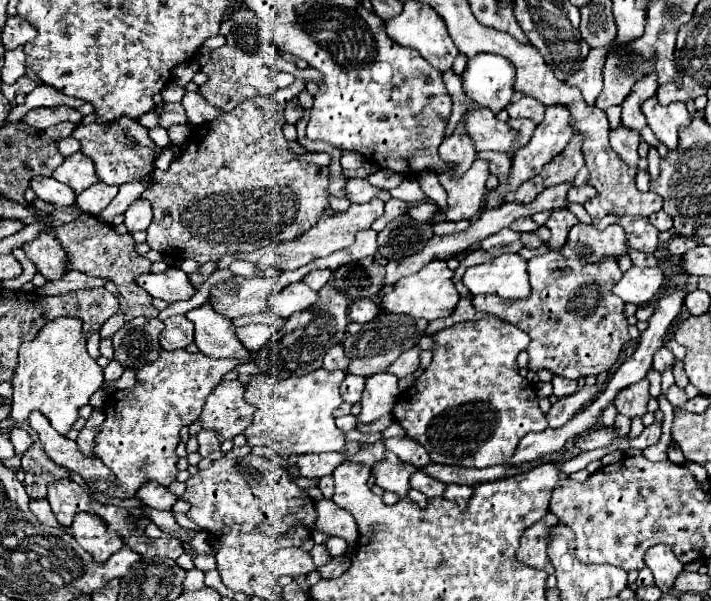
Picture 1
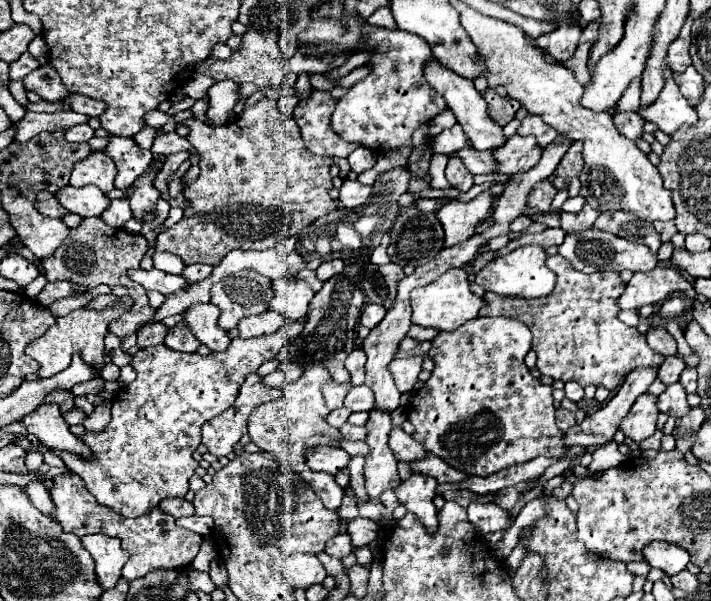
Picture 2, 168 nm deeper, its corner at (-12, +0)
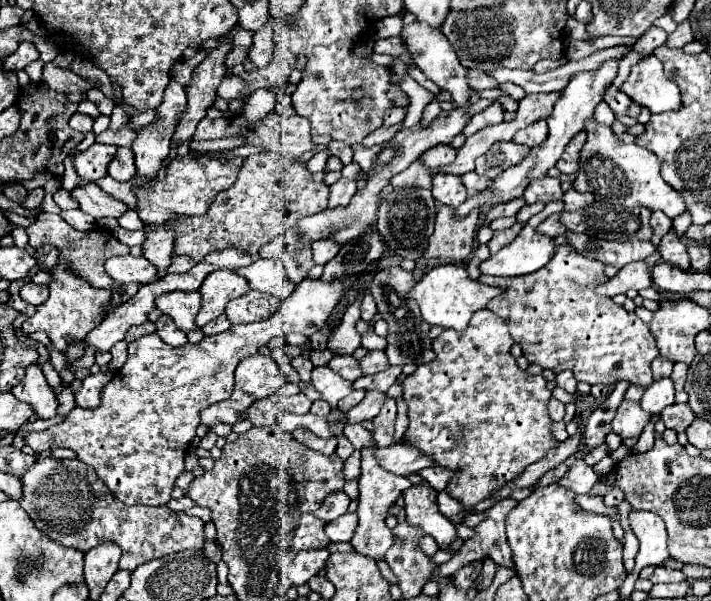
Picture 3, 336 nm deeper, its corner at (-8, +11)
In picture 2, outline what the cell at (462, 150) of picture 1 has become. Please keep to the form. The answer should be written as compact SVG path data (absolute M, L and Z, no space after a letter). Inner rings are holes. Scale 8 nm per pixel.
M450 156L450 160L448 160L448 166L446 166L446 178L448 178L448 182L454 186L454 188L458 188L458 190L462 190L462 192L466 192L466 190L470 190L472 188L472 184L474 184L474 174L470 174L468 172L468 168L464 166L464 162L460 160L460 156Z

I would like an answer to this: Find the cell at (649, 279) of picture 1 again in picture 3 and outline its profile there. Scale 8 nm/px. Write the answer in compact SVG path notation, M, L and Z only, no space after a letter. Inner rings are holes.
M636 261L636 263L628 263L624 265L612 279L608 279L604 285L596 287L598 295L606 295L606 297L614 297L618 293L626 293L628 289L646 289L652 285L652 275L650 275L650 267L644 261Z

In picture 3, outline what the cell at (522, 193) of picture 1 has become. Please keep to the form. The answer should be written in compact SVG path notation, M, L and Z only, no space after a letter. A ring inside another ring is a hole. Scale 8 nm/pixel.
M546 177L544 181L532 181L532 185L528 185L528 189L524 191L524 199L528 205L542 201L560 201L562 199L562 189L560 189L560 179L554 177Z

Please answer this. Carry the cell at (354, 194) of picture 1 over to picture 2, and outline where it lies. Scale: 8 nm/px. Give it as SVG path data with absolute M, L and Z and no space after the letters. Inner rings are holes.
M346 178L342 188L340 188L340 202L346 208L356 208L356 206L366 204L370 194L372 194L372 186L366 186L366 184L358 182L358 180L348 180Z

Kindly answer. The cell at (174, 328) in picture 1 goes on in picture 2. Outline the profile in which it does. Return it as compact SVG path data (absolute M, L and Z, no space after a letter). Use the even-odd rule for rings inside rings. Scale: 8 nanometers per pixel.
M180 322L168 330L164 344L172 350L178 350L178 352L196 352L200 346L200 340L196 340L192 330L184 322Z

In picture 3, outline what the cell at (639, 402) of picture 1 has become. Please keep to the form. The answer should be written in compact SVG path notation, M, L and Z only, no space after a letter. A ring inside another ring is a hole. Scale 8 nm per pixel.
M624 399L616 411L616 417L612 419L612 431L622 439L640 437L648 421L650 421L650 413L644 413L638 401Z

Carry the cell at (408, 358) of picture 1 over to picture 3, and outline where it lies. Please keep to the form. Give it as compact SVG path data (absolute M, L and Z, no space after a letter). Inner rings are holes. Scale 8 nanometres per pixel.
M390 365L388 369L376 373L376 375L364 375L362 379L354 381L354 389L364 389L364 391L380 391L386 393L390 385L396 383L398 375L402 373L402 367Z

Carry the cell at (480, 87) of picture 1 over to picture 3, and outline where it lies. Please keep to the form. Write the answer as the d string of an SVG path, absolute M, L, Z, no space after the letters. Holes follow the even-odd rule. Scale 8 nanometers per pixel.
M494 103L490 105L488 109L476 113L476 117L472 117L472 121L464 127L462 135L464 137L470 137L474 133L478 133L480 129L488 127L488 125L496 125L496 123L502 123L504 121L504 111L502 111L502 105L500 103Z

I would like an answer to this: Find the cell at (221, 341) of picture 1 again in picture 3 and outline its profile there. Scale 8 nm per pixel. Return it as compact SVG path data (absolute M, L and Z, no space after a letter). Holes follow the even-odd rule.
M172 291L172 293L164 293L160 297L156 297L156 309L160 309L162 313L166 313L168 317L172 317L172 321L176 323L178 329L182 331L192 331L196 329L196 313L200 311L200 293L192 291Z

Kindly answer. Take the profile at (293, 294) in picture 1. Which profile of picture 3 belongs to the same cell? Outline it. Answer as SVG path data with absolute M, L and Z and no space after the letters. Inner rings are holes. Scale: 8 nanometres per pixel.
M258 257L254 263L238 269L236 273L248 281L250 289L270 293L270 295L278 297L280 301L286 301L290 297L290 293L294 291L294 285L288 281L284 267L276 259Z

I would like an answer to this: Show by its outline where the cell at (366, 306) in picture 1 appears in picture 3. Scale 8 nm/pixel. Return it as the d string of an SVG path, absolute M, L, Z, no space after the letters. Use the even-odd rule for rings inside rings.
M370 293L364 295L360 311L362 311L362 319L364 321L372 321L374 319L374 315L376 315L376 303L374 303L374 297Z

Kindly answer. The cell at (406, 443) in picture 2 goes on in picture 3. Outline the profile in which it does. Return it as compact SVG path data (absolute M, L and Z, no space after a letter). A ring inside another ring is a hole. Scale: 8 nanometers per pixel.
M386 397L378 417L372 421L374 423L374 439L378 447L388 447L392 445L392 435L394 435L394 419L396 419L396 401L392 397Z

